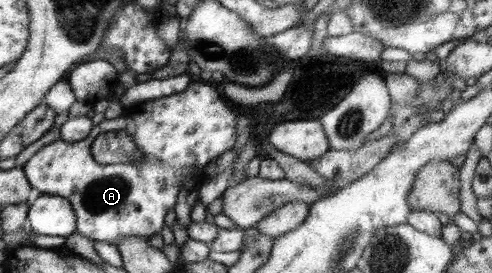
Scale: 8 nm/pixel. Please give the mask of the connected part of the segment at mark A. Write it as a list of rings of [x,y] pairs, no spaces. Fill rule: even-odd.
[[[194,80],[182,93],[147,101],[140,106],[140,111],[119,116],[116,119],[105,119],[89,133],[86,139],[69,142],[61,139],[39,149],[25,165],[22,166],[26,178],[37,194],[51,194],[69,200],[75,211],[75,232],[94,241],[107,241],[114,244],[125,237],[151,238],[163,231],[167,212],[174,206],[182,183],[195,172],[195,177],[204,172],[211,160],[217,159],[227,151],[240,144],[237,140],[236,126],[239,114],[229,107],[217,92],[216,80],[203,82]],[[109,131],[125,131],[135,140],[137,149],[143,158],[135,163],[101,165],[93,160],[91,145],[99,135]]]

